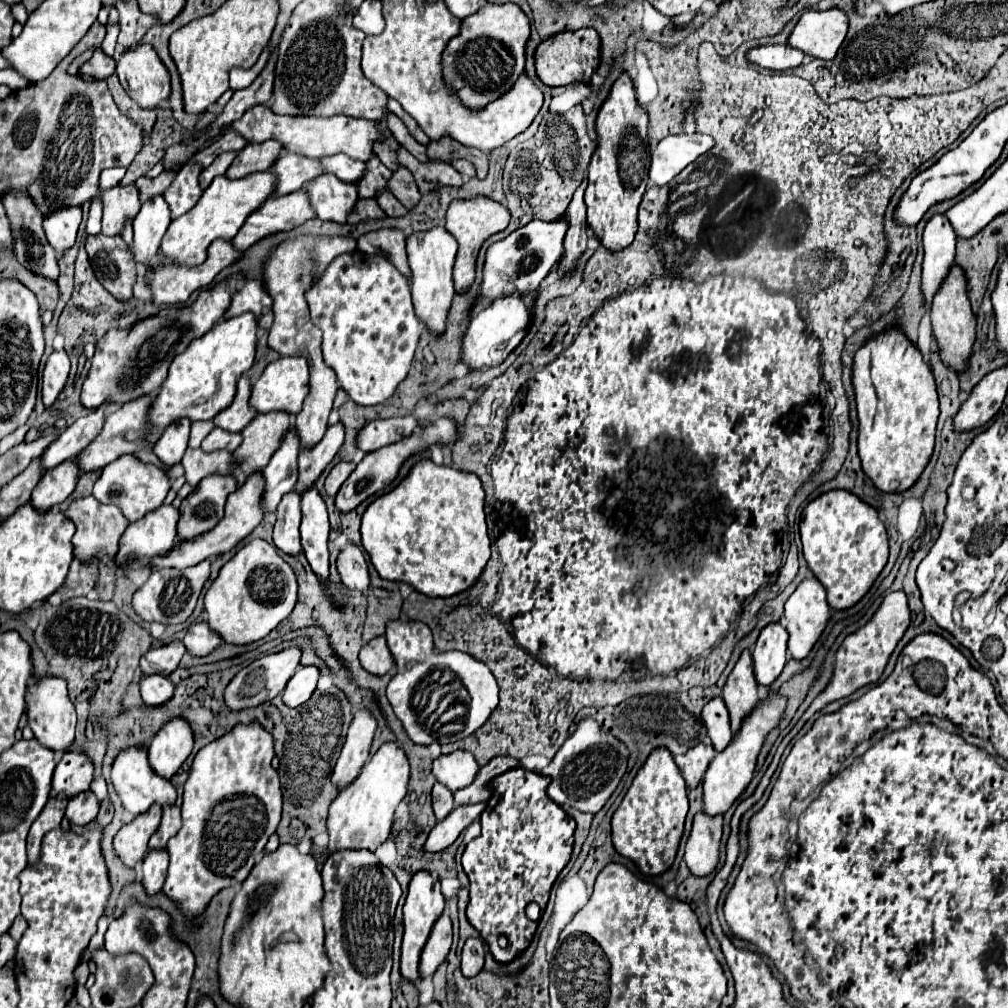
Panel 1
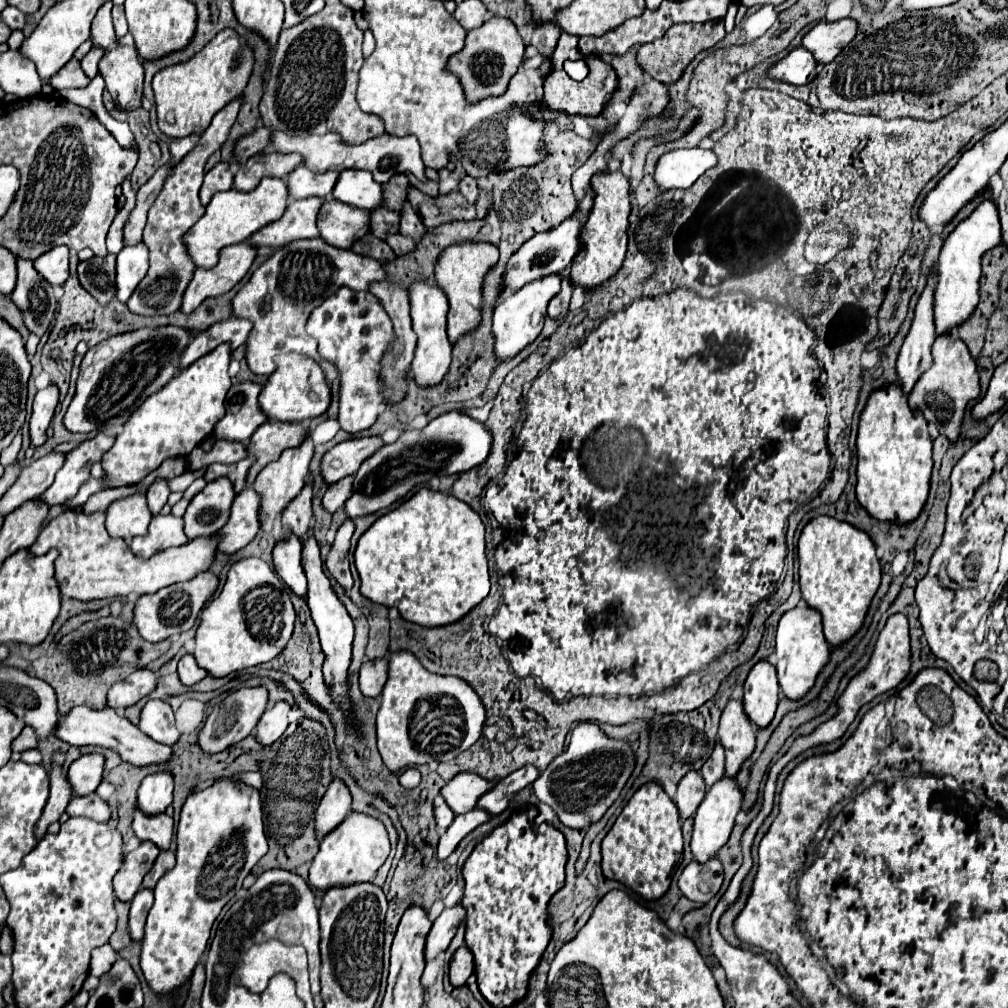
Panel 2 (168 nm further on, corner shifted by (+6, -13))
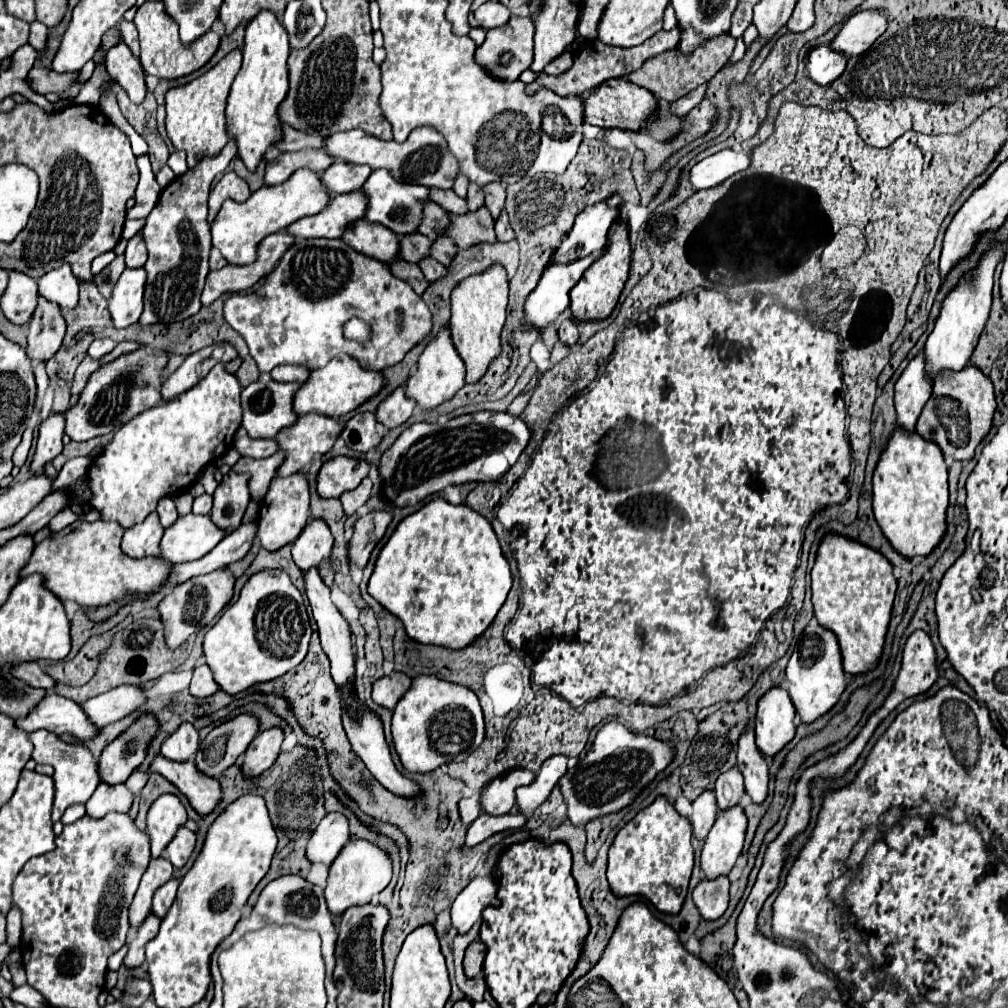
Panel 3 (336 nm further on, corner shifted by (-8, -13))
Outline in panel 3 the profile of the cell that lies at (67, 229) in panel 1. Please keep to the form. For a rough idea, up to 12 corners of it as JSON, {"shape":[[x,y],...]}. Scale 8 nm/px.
{"shape":[[70,264],[46,272],[38,294],[62,308],[78,302],[78,278]]}

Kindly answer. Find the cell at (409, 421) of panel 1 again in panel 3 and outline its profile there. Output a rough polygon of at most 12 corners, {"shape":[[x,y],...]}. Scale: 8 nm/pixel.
{"shape":[[336,456],[318,474],[318,494],[338,498],[370,472],[362,458]]}

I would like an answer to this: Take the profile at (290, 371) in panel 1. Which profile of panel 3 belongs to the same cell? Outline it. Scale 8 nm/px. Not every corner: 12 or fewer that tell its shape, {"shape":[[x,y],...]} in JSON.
{"shape":[[350,356],[310,372],[296,414],[344,416],[382,388]]}

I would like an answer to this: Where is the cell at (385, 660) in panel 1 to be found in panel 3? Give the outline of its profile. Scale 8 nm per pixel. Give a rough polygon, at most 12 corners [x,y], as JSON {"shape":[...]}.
{"shape":[[392,672],[374,682],[372,700],[394,708],[410,676]]}

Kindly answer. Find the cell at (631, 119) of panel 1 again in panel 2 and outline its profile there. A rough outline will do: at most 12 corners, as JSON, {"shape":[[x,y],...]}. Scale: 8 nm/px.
{"shape":[[594,176],[572,286],[598,288],[626,256],[630,186]]}

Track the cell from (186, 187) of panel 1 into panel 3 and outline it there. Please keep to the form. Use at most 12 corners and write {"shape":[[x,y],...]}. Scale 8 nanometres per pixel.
{"shape":[[230,140],[168,184],[146,218],[140,324],[200,310],[208,192]]}

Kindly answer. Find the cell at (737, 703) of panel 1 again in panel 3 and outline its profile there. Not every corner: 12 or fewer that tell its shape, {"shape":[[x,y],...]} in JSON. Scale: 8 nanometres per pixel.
{"shape":[[746,728],[738,740],[738,768],[746,792],[764,802],[768,760]]}

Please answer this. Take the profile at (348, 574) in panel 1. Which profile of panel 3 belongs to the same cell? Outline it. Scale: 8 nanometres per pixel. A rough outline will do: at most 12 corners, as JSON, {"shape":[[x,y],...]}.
{"shape":[[392,512],[358,518],[348,542],[348,560],[364,570],[386,534]]}

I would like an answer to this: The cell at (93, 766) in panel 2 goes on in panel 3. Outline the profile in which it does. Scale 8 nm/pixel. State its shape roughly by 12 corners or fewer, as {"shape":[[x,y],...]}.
{"shape":[[142,716],[98,760],[106,784],[124,782],[136,770],[156,718]]}

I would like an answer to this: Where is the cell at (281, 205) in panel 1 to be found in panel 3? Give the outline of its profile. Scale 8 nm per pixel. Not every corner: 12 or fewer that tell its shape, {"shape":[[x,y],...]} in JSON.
{"shape":[[362,192],[334,196],[292,222],[294,238],[340,238],[362,218]]}

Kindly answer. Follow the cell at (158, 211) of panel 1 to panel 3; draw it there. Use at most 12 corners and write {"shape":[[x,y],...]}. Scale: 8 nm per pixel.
{"shape":[[126,268],[114,286],[116,328],[138,322],[146,268]]}

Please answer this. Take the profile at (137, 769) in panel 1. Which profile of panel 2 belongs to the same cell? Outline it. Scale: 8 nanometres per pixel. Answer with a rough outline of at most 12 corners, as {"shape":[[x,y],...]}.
{"shape":[[136,810],[132,828],[140,840],[170,848],[174,824],[166,814]]}

